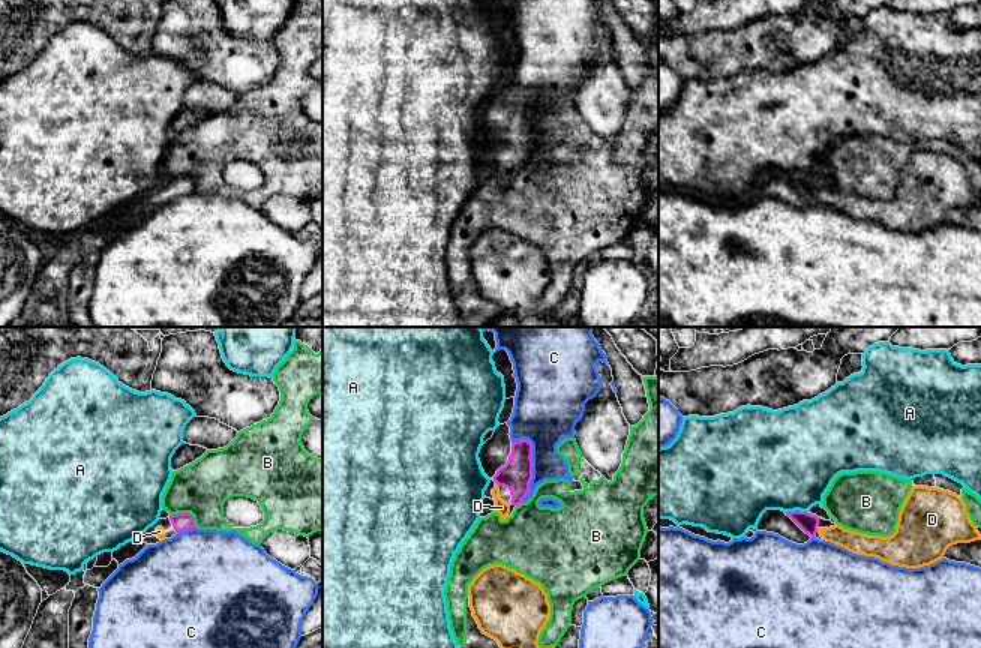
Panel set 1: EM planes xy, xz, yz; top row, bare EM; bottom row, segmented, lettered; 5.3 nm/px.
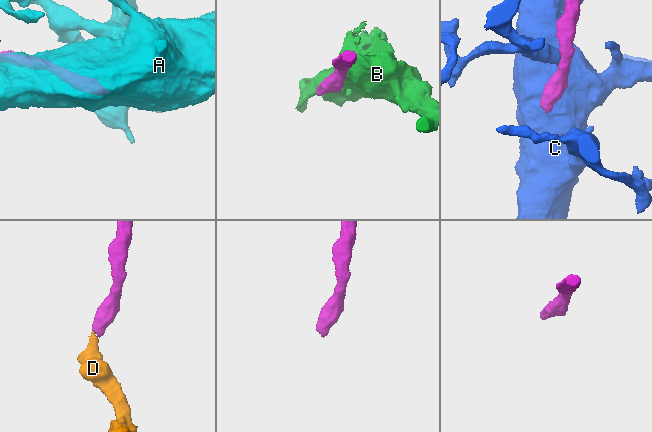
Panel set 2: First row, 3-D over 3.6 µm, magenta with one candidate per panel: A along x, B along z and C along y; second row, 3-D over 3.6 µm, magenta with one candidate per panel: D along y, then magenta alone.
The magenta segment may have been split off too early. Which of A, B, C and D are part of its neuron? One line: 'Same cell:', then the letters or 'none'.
Same cell: D

